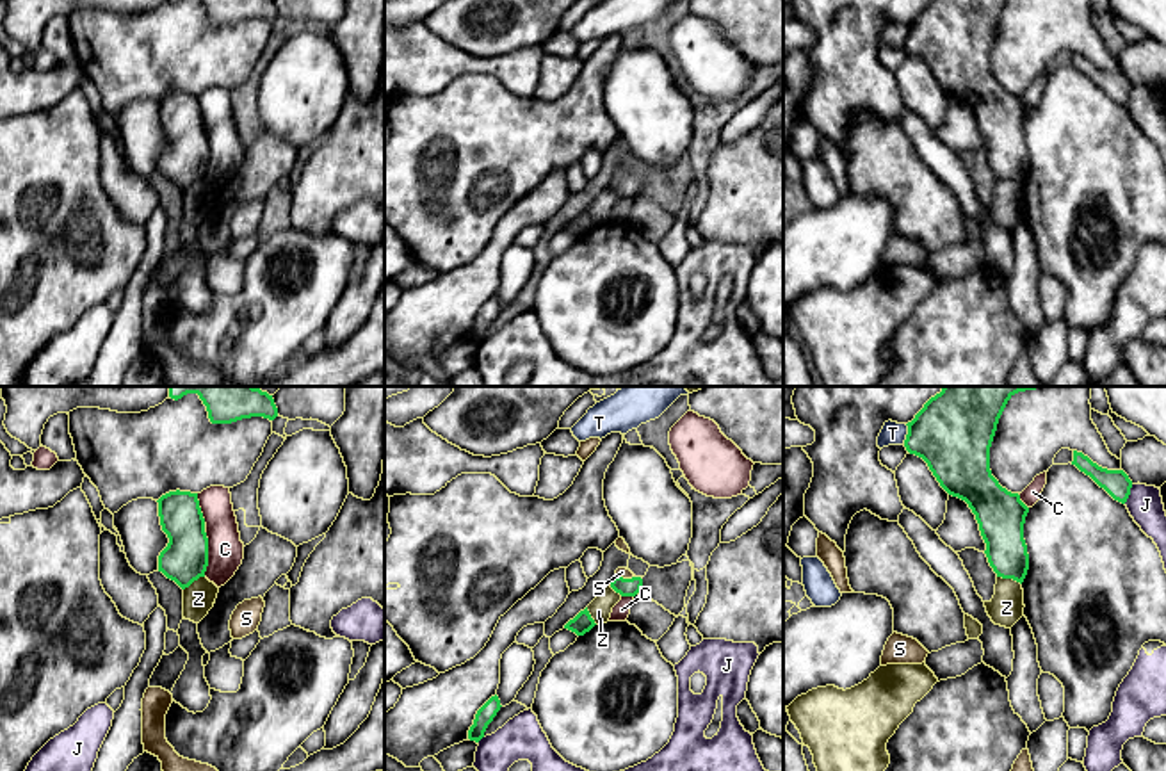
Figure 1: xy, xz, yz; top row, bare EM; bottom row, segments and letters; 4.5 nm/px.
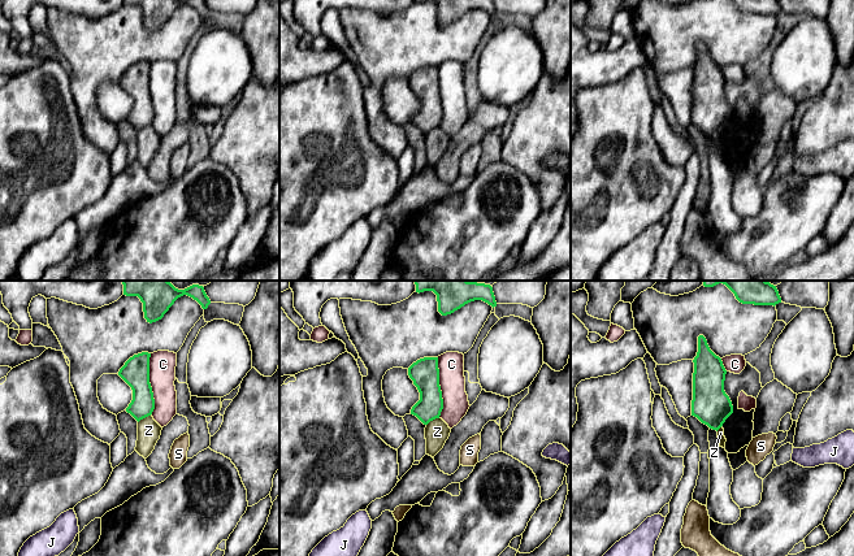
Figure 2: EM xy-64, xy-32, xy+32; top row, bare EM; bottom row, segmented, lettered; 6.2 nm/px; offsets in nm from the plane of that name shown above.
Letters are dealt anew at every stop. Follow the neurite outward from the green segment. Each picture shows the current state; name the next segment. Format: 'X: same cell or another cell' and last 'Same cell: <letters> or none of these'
C: another cell
J: another cell
S: same cell
T: another cell
Z: another cell
Same cell: S

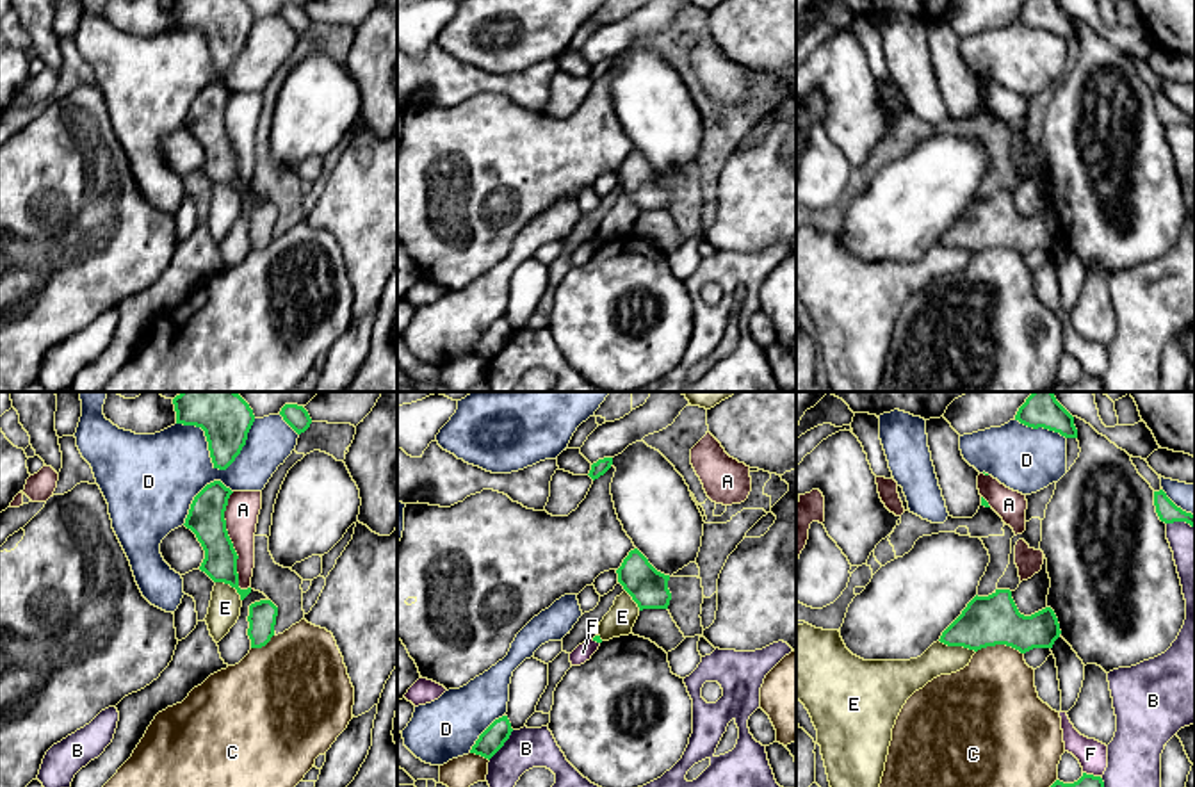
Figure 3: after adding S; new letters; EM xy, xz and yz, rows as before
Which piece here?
A: another cell
B: another cell
C: another cell
D: another cell
E: another cell
F: another cell
Same cell: none of these

